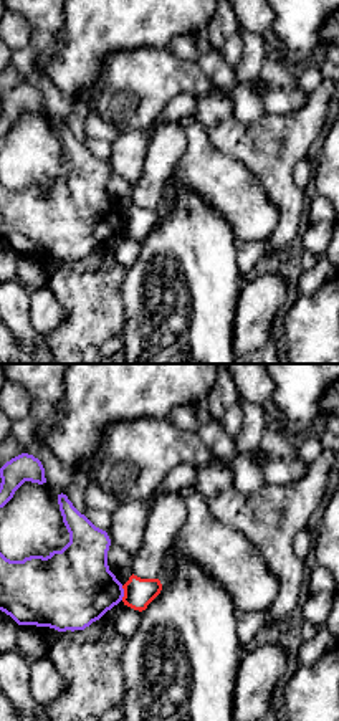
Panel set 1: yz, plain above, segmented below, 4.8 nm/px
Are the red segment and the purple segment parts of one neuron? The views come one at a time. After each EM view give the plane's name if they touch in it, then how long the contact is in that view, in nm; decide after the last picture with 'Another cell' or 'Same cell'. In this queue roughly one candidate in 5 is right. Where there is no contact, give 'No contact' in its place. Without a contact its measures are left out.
Touches red in yz. Shared border 70 nm

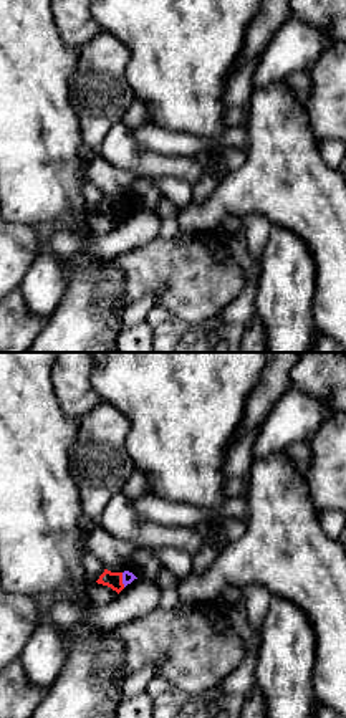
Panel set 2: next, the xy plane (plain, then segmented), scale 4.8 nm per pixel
Touches red in xy. Shared border 70 nm

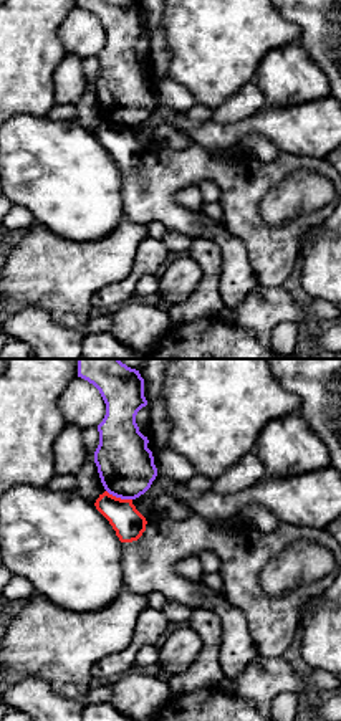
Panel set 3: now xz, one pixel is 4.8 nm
Touches red in xz. Shared border 140 nm

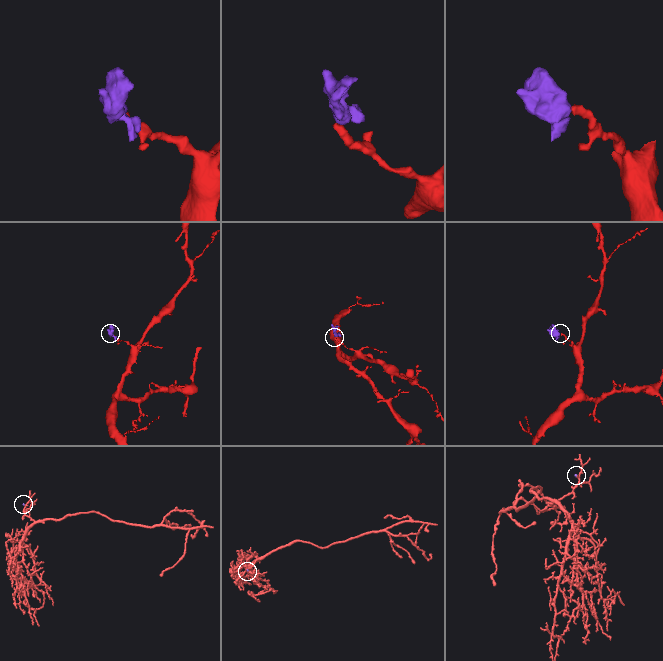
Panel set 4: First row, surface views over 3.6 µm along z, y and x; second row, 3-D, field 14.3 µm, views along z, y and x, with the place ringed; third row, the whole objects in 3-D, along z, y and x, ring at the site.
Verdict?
Another cell

